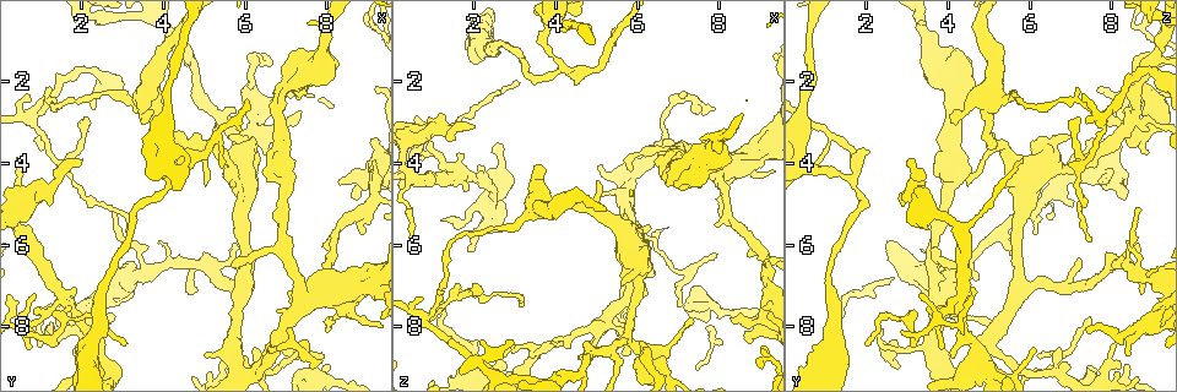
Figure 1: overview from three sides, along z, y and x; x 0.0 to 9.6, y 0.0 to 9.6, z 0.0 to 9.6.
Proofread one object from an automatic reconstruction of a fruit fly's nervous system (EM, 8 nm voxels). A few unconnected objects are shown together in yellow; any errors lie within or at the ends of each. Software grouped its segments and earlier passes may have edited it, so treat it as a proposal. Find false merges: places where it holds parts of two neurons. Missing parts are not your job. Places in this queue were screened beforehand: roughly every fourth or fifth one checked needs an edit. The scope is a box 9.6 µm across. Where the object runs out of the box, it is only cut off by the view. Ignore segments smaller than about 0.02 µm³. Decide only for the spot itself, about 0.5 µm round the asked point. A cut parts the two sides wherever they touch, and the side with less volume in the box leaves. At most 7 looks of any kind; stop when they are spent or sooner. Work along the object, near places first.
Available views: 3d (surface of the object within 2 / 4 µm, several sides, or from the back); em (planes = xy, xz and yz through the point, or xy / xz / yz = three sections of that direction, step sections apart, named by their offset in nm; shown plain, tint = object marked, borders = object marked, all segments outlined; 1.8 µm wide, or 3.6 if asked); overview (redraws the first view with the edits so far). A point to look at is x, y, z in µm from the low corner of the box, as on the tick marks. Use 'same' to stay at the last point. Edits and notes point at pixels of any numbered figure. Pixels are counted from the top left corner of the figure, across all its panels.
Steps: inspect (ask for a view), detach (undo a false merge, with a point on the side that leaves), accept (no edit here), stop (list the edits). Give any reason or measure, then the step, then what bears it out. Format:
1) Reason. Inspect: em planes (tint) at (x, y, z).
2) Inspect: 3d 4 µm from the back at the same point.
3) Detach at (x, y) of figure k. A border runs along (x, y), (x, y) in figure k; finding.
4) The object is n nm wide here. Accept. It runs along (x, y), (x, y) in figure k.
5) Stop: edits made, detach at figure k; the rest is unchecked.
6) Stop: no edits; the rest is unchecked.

Thin neck. Inspect: 3d 4 µm at (0.70, 7.95, 3.75).

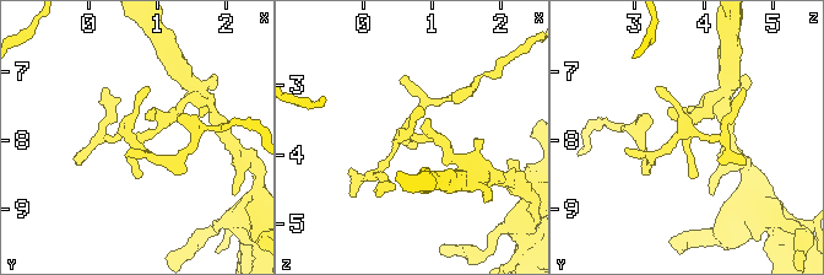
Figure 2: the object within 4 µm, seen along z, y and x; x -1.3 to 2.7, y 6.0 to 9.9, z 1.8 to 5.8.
Shape alone is not enough. Inspect: em planes (tint) at (0.65, 7.95, 3.75).

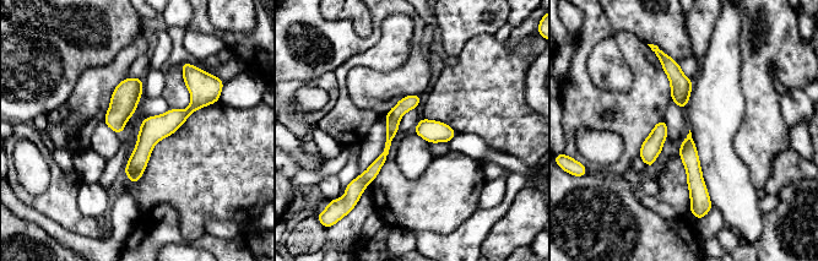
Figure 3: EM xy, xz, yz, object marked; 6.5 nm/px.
Accept. It runs along (185, 74), (195, 103), (144, 146), (133, 179) in figure 3; continuous, no second neuron.

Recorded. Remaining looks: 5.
Calibre changes. Inspect: em 3.6 µm xz step 4 (tint) at (2.45, 8.90, 4.70).

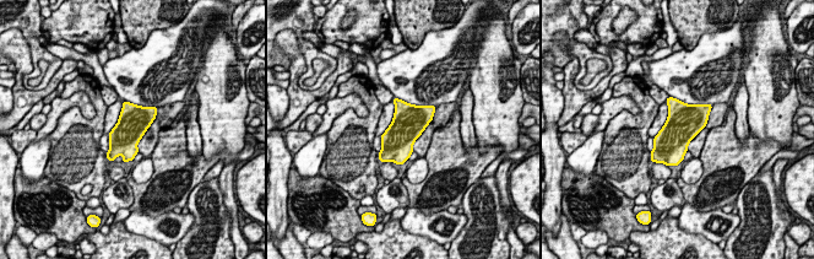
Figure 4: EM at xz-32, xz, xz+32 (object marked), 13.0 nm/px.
The object is 400 nm wide here. Accept. One neuron here.

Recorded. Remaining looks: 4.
Abrupt turn. Inspect: 3d 4 µm at (8.25, 7.20, 4.15).

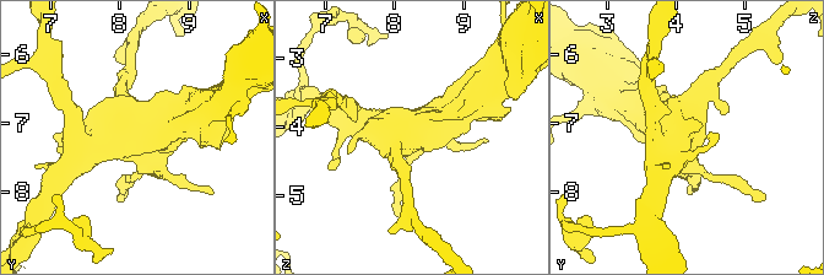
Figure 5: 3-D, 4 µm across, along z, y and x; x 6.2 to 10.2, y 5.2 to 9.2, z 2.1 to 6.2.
Shape alone is not enough. Inspect: em 3.6 µm xy step 16 (tint) at (8.25, 7.25, 4.20).

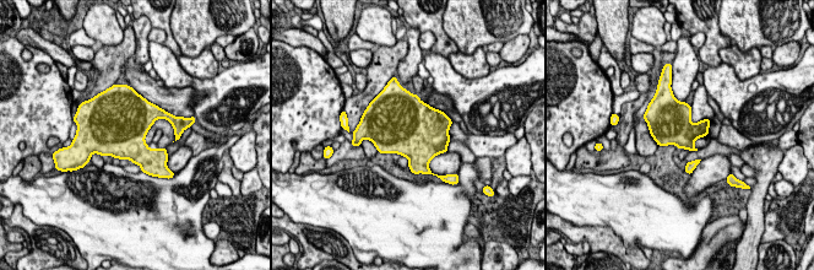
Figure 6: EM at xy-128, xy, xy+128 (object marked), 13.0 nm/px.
Inspect: em 3.6 µm planes (tint) at the same point.

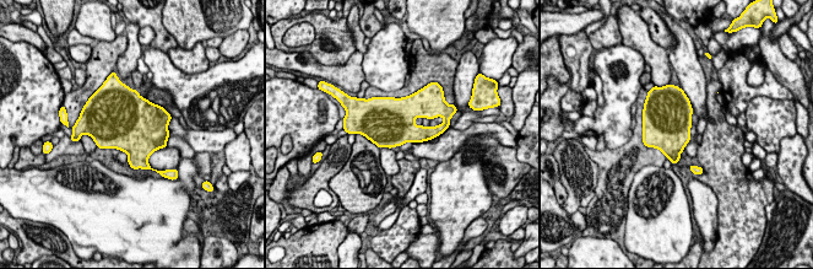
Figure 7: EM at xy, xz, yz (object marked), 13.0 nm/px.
Accept. One neuron here.

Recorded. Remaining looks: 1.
Stop: no edits; the rest is unchecked.

